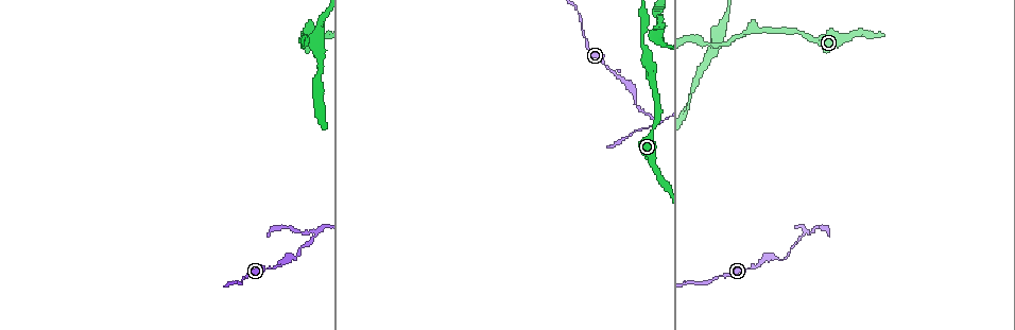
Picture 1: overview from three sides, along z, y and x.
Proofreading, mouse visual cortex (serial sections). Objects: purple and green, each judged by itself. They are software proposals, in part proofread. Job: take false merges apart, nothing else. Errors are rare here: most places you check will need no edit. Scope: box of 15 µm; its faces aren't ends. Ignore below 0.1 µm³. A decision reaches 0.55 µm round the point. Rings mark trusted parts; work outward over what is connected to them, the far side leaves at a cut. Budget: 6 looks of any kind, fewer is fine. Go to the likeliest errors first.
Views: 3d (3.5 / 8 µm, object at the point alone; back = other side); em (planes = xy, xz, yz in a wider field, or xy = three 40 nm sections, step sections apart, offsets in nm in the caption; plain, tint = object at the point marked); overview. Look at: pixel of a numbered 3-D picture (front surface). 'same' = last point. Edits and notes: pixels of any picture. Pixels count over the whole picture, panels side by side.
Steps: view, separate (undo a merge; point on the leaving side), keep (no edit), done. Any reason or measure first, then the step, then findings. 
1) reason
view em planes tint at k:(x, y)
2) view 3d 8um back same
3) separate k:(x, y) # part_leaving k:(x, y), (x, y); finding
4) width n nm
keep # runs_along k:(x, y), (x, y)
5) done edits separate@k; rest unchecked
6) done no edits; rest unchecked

sudden change in width
view 3d 8um at 1:(633, 96)

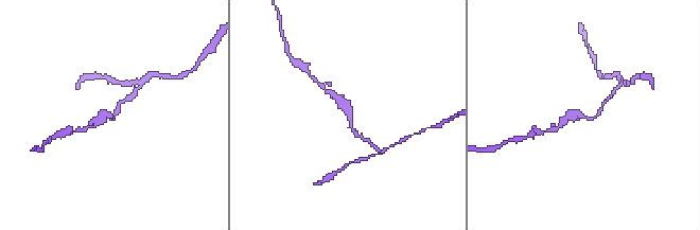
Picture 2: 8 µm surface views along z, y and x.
view 3d 3.5um back at 2:(588, 119)

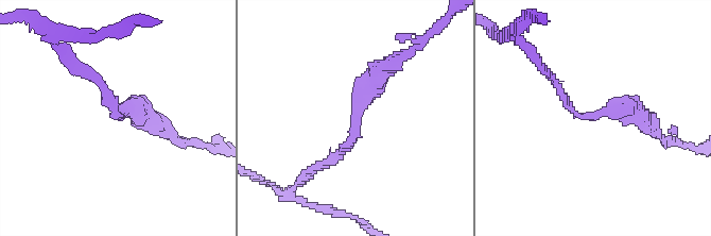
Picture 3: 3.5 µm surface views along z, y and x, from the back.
keep # runs_along 3:(392, 64), (357, 107), (353, 139), (330, 158); continuous, no second cell

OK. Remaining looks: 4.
abrupt turn
view 3d 3.5um at 1:(802, 233)

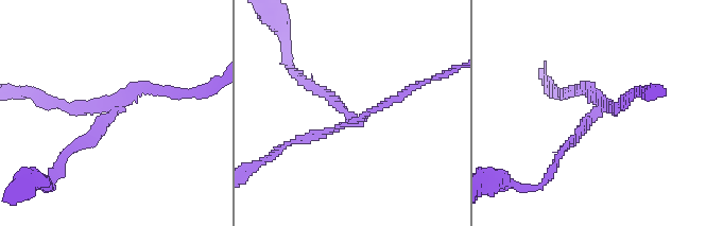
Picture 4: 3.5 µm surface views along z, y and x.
now the EM
view em xy step 2 tint at 4:(346, 116)

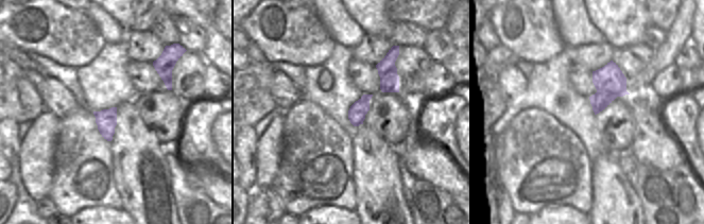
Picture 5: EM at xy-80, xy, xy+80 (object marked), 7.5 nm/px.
separate 4:(70, 108) # part_leaving 4:(105, 108), (50, 105), (24, 92); two cells meet here

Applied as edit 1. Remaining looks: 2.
a narrow waist
view 3d 3.5um back at 1:(810, 36)

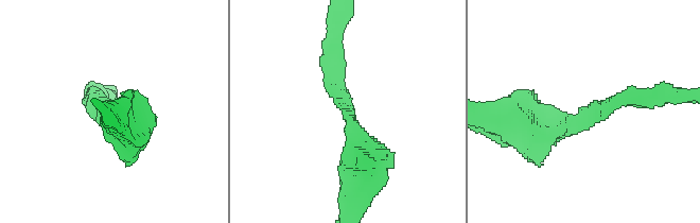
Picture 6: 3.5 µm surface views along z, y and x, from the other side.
shape alone is not enough
view em xy step 1 tint at 6:(346, 107)

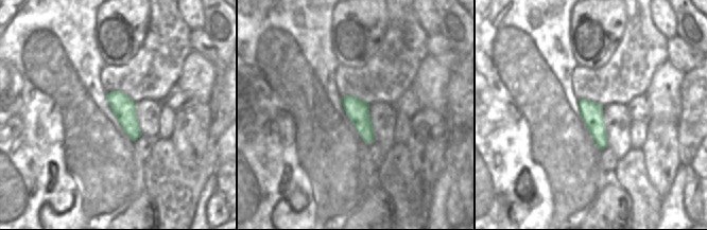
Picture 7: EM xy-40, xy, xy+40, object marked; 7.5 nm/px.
keep # runs_along 6:(370, 161), (334, 88), (331, 45); all the same cell

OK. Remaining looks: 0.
done edits separate@4; rest unchecked

